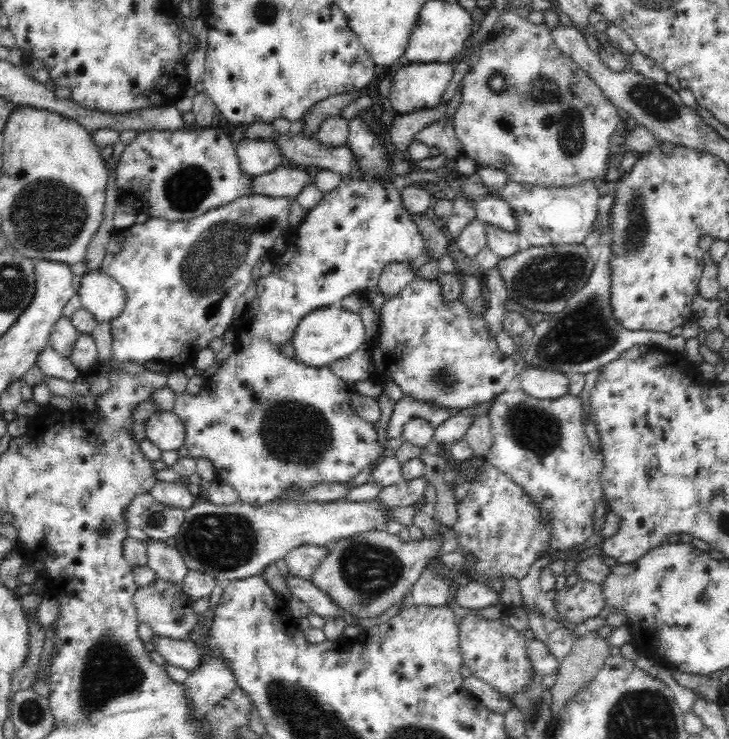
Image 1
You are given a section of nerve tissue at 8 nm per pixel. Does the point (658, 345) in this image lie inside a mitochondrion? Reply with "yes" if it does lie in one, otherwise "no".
no

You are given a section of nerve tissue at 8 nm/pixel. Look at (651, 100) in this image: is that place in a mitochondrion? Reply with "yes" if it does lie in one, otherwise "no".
yes

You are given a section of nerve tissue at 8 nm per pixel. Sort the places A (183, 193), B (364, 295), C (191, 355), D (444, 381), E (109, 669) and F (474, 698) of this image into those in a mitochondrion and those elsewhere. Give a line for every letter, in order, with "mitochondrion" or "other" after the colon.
A: mitochondrion
B: other
C: other
D: mitochondrion
E: mitochondrion
F: other

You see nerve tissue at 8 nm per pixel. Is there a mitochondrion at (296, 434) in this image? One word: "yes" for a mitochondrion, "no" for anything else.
yes

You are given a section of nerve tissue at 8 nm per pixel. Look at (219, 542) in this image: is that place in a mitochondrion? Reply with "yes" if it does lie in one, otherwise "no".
yes

